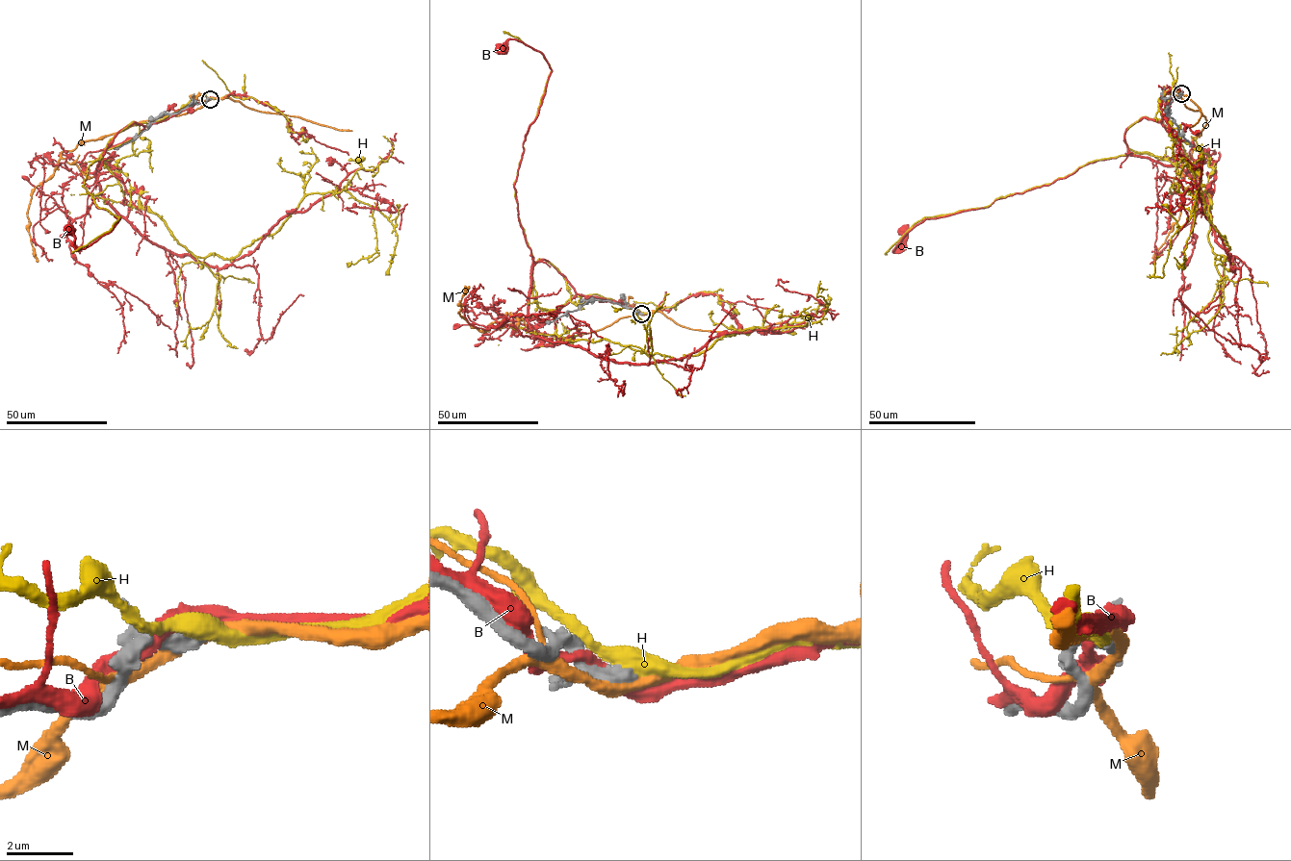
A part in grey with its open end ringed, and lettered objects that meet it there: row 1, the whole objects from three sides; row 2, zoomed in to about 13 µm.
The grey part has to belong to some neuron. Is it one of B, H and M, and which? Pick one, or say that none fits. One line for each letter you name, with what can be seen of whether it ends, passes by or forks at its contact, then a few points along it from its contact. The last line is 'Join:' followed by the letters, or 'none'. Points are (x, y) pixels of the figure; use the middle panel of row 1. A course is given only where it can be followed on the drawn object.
Join: none

